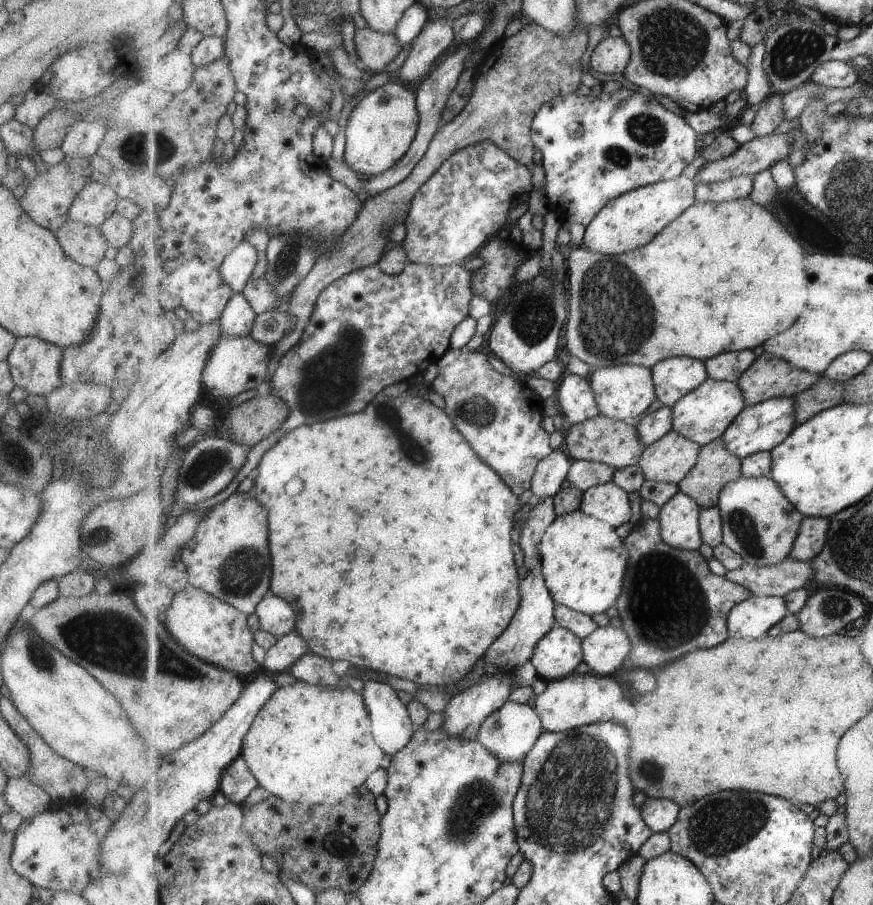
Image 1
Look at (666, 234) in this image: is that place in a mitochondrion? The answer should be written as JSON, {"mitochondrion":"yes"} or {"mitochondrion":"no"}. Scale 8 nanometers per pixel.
{"mitochondrion":"no"}

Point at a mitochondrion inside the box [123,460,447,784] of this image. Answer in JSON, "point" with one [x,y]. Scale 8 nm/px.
{"point":[240,574]}

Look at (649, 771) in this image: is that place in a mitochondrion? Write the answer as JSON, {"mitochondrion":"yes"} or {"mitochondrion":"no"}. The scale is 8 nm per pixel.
{"mitochondrion":"yes"}

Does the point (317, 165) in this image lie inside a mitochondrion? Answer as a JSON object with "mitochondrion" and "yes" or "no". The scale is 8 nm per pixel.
{"mitochondrion":"no"}

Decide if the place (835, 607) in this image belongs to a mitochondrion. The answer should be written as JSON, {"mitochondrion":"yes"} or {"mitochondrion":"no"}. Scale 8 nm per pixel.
{"mitochondrion":"yes"}

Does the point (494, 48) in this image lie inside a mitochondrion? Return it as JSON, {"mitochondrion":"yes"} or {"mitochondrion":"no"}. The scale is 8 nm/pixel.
{"mitochondrion":"no"}

